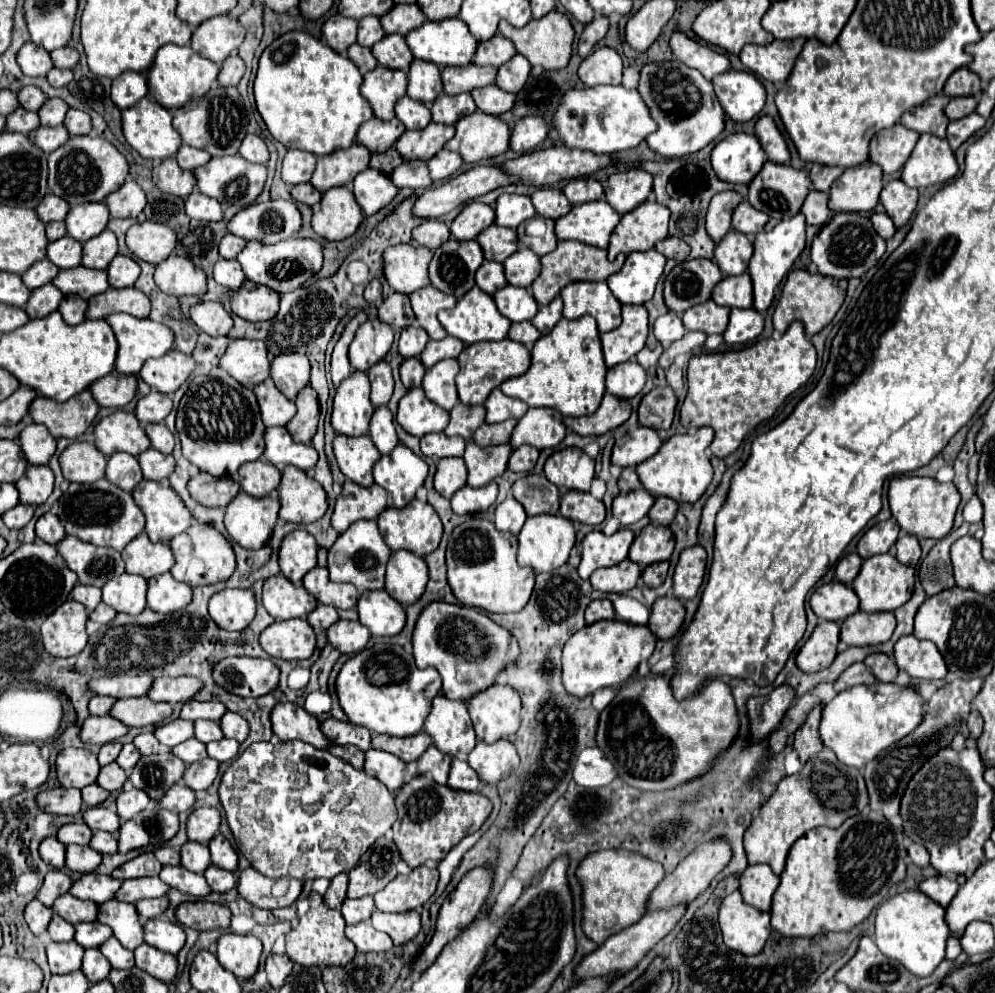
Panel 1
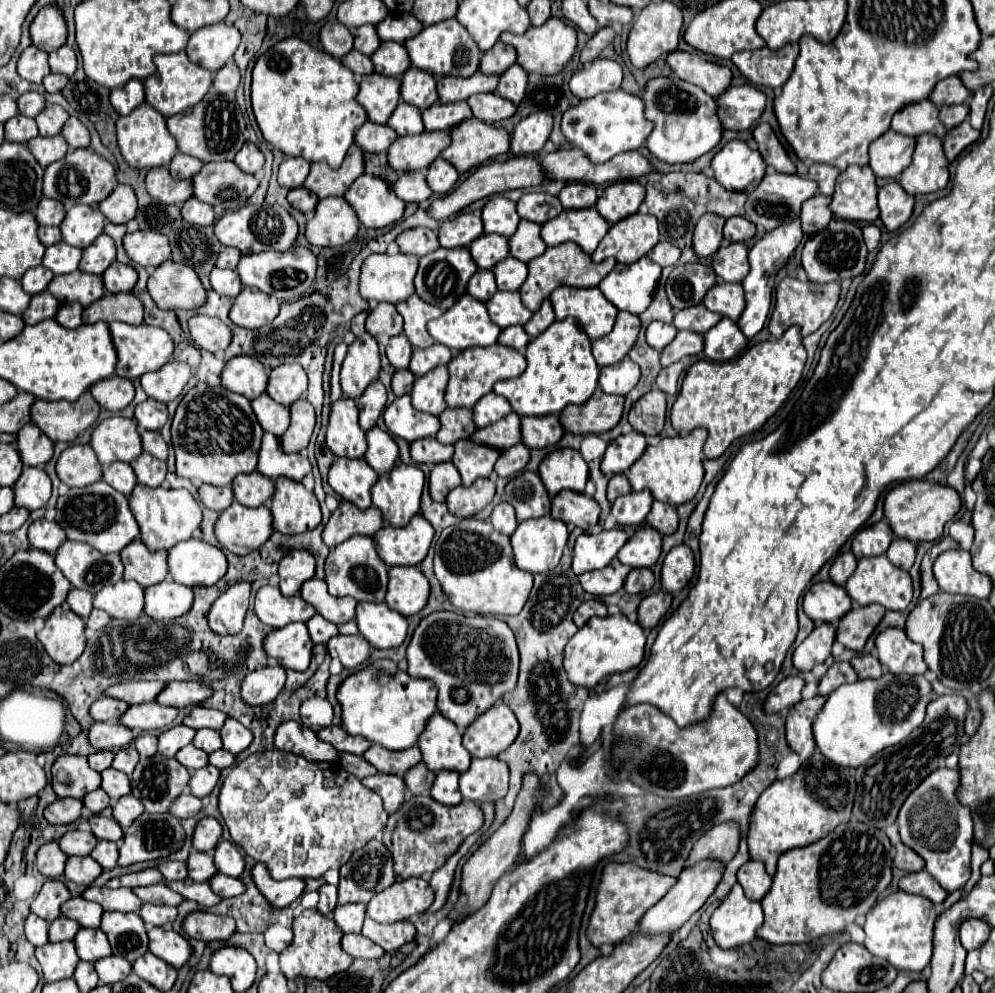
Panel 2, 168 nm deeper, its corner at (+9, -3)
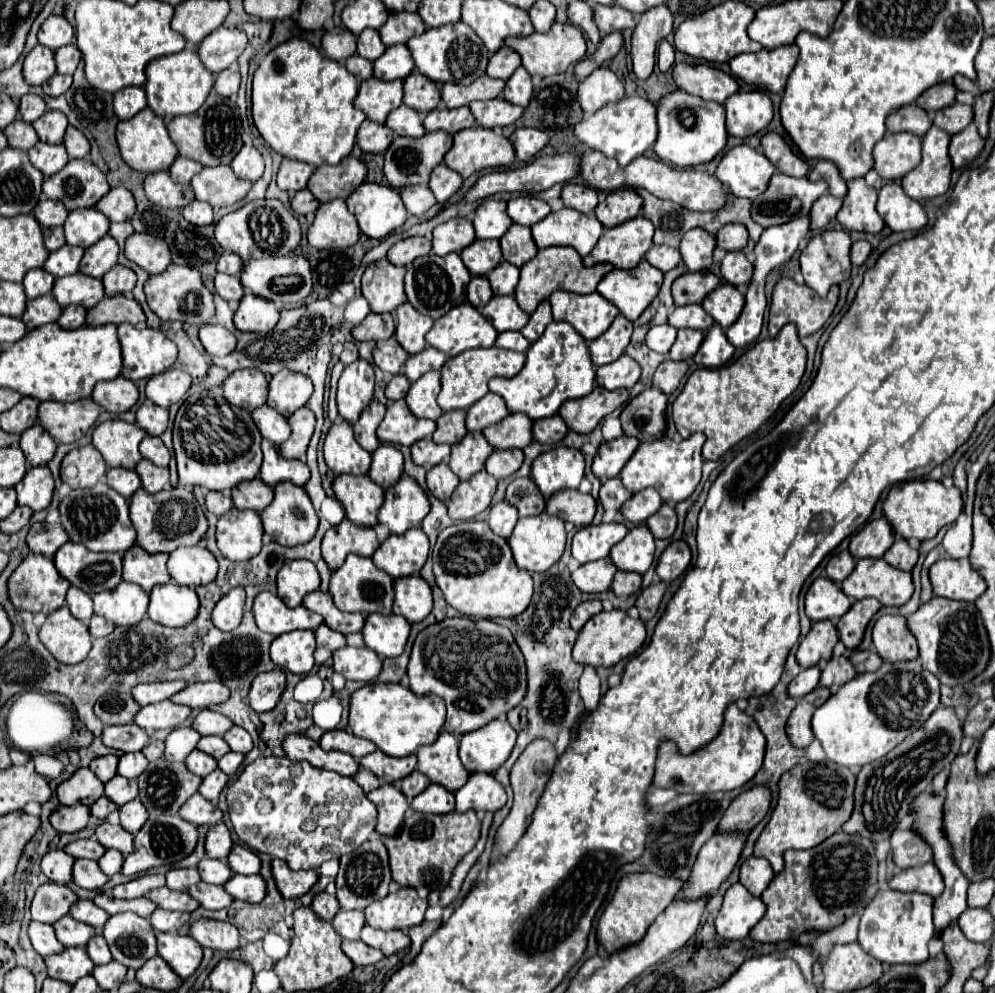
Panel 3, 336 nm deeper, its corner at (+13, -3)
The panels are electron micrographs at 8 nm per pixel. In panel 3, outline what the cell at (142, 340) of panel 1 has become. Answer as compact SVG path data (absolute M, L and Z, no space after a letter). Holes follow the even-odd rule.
M119 325L119 341L123 349L121 375L139 381L169 369L177 359L175 343L159 329Z

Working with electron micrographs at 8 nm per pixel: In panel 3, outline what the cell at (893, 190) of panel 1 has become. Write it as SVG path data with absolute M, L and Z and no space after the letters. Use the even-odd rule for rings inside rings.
M897 183L881 187L877 211L891 231L919 231L927 225L927 217L919 201L909 199Z

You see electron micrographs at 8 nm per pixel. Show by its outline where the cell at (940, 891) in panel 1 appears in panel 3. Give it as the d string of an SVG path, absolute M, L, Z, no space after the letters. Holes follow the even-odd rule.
M925 863L921 867L913 867L897 873L889 881L889 887L895 891L905 891L905 893L917 891L917 893L937 897L943 891L943 877L933 863Z

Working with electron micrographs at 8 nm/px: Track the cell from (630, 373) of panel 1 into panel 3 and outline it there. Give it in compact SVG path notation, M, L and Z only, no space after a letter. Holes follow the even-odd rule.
M621 355L617 361L597 369L597 383L605 389L631 389L639 381L641 369L629 355Z

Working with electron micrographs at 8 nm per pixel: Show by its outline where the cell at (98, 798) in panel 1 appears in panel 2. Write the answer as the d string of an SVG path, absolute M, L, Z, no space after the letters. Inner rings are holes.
M99 789L99 791L93 791L93 793L85 795L83 803L85 803L87 809L91 809L91 811L97 815L97 813L101 813L105 807L111 805L111 799L109 799L109 795L107 795L103 789Z

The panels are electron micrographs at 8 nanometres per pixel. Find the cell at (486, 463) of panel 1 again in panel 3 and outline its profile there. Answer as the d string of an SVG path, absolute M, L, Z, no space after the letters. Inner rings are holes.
M479 431L467 433L459 443L451 447L449 467L461 481L467 481L471 479L471 475L483 471L485 461L491 453L493 453L493 447L485 441L485 437Z

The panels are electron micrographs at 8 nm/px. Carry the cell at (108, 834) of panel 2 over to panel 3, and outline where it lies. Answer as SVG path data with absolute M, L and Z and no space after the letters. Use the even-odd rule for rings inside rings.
M103 821L95 829L95 837L105 849L117 849L123 855L129 855L133 851L133 835L129 835L121 825L111 825Z

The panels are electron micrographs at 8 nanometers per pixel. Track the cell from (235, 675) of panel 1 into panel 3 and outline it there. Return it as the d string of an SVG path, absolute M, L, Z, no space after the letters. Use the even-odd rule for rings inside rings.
M281 669L259 673L249 689L249 707L257 713L271 711L285 689L285 673Z

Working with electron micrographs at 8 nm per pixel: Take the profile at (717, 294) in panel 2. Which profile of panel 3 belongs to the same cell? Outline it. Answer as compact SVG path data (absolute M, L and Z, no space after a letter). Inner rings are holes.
M725 283L719 285L715 291L711 291L705 299L703 299L703 309L723 327L727 329L729 325L735 323L735 319L739 317L741 309L743 309L743 295L737 287Z

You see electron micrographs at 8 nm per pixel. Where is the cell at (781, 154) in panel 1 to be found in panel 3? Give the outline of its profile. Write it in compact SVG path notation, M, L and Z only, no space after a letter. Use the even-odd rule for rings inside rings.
M767 131L761 137L761 149L765 153L765 157L783 173L783 175L791 175L791 177L805 177L809 171L809 165L797 157L791 147L783 141L781 135Z

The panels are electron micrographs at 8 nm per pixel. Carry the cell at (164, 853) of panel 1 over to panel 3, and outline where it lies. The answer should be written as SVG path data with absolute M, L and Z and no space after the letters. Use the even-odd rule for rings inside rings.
M169 869L165 877L167 877L167 887L175 891L185 891L193 883L199 883L199 875L195 869Z

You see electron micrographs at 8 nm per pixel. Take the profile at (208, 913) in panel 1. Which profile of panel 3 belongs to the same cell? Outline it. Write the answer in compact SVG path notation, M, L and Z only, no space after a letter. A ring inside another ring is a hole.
M199 919L191 923L189 935L201 945L219 951L233 951L239 947L239 931L227 921Z

